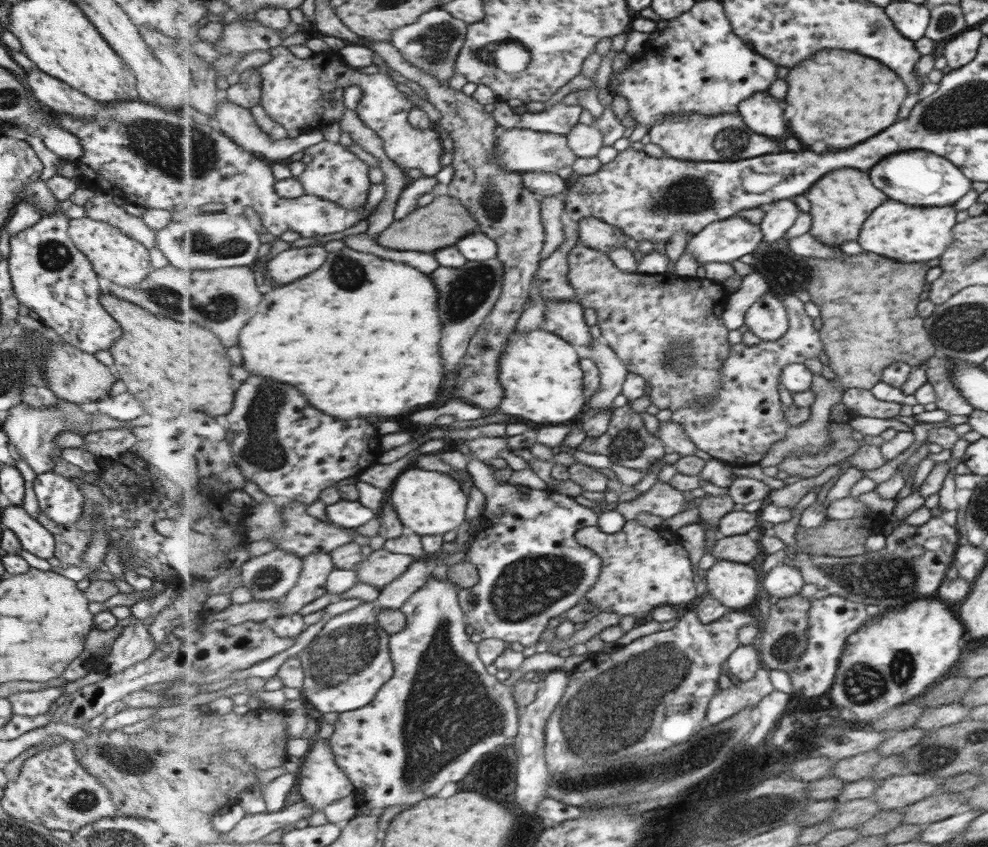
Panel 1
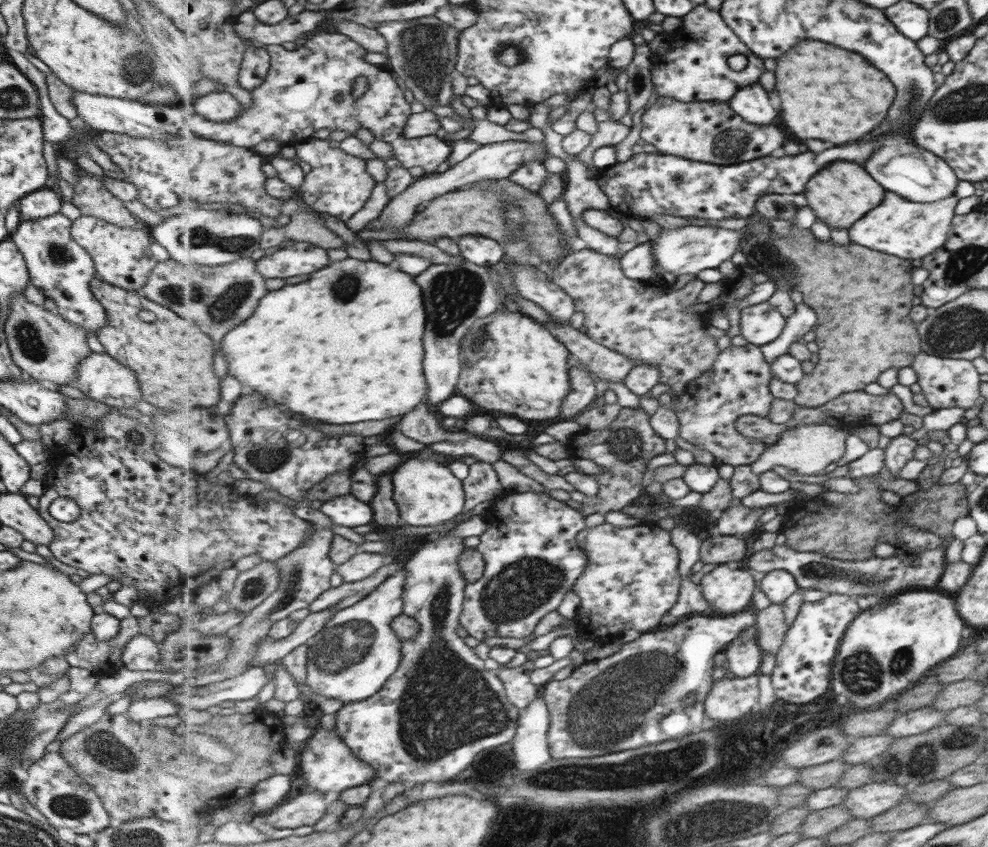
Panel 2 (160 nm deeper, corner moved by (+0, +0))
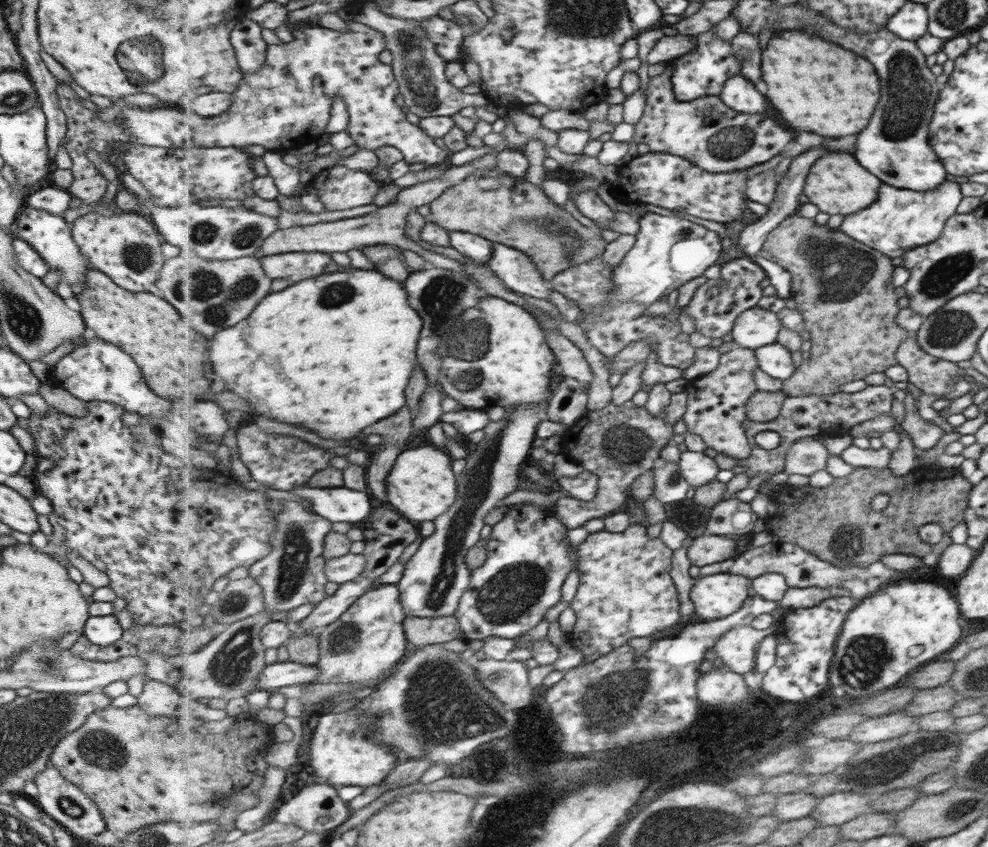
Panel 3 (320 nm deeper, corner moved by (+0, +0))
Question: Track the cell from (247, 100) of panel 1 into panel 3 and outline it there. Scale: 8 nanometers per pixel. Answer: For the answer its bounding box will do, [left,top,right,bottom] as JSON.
[230,16,269,74]

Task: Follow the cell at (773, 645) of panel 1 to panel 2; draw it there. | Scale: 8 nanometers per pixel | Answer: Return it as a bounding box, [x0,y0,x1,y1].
[756,604,791,656]

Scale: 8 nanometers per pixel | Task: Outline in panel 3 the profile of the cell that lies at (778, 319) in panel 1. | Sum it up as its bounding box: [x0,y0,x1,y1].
[731,307,781,351]

